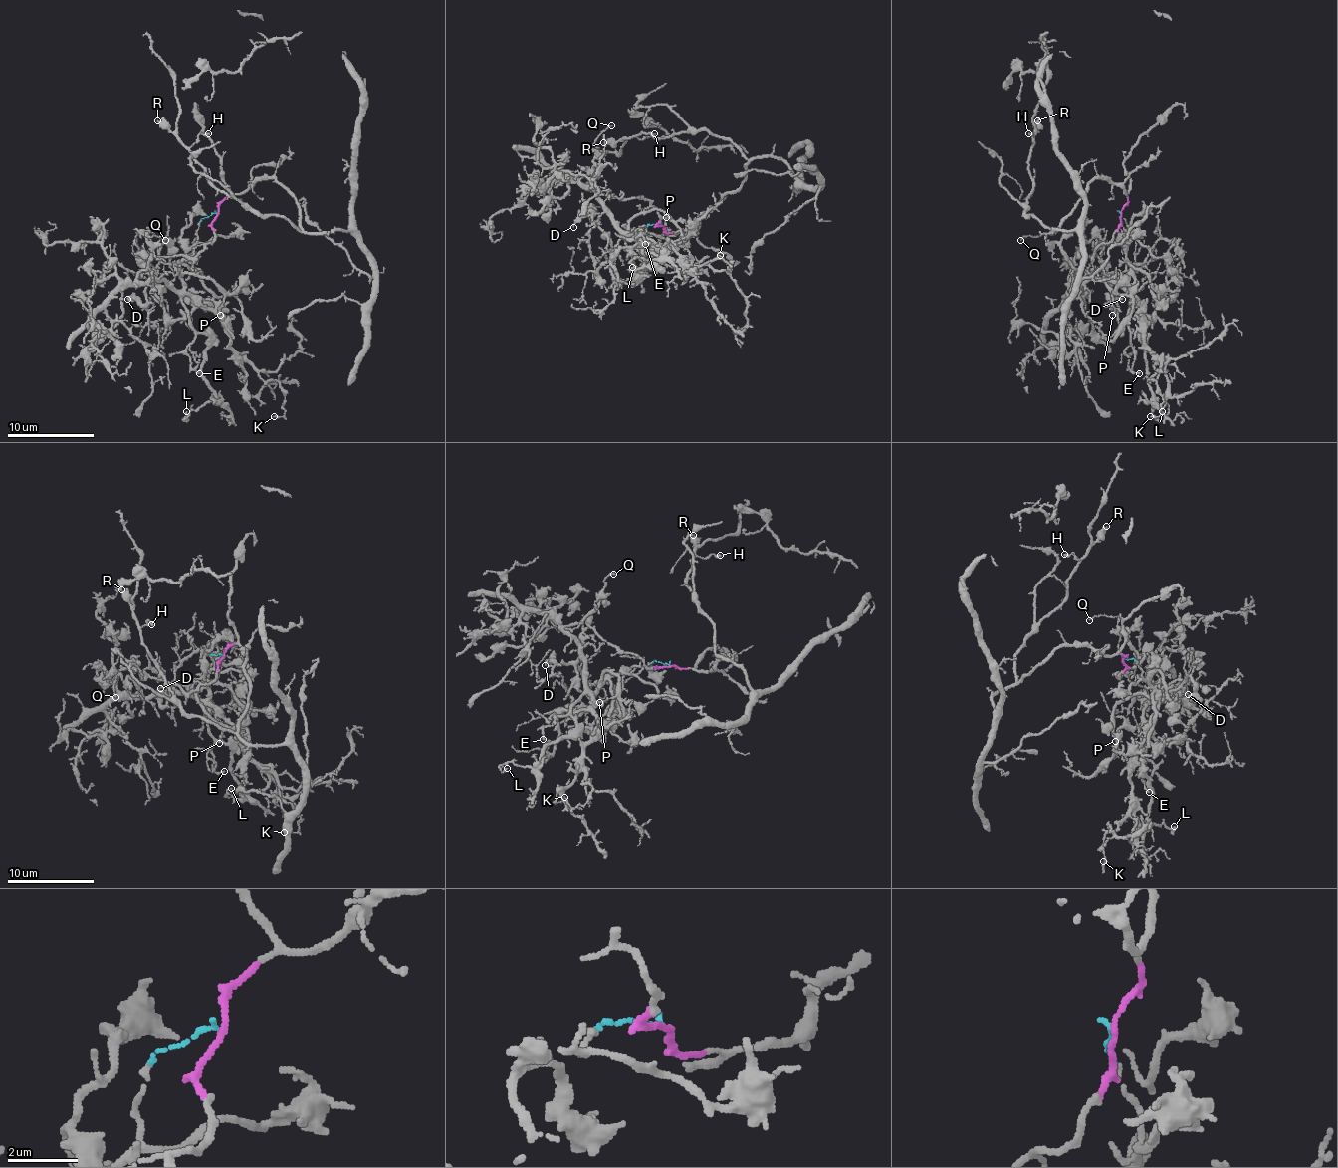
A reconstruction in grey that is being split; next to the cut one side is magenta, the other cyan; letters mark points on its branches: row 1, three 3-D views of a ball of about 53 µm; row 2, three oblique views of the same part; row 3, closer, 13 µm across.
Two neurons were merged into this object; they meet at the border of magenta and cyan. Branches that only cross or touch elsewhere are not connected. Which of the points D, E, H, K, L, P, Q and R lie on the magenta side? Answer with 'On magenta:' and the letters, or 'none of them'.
On magenta: H, R

